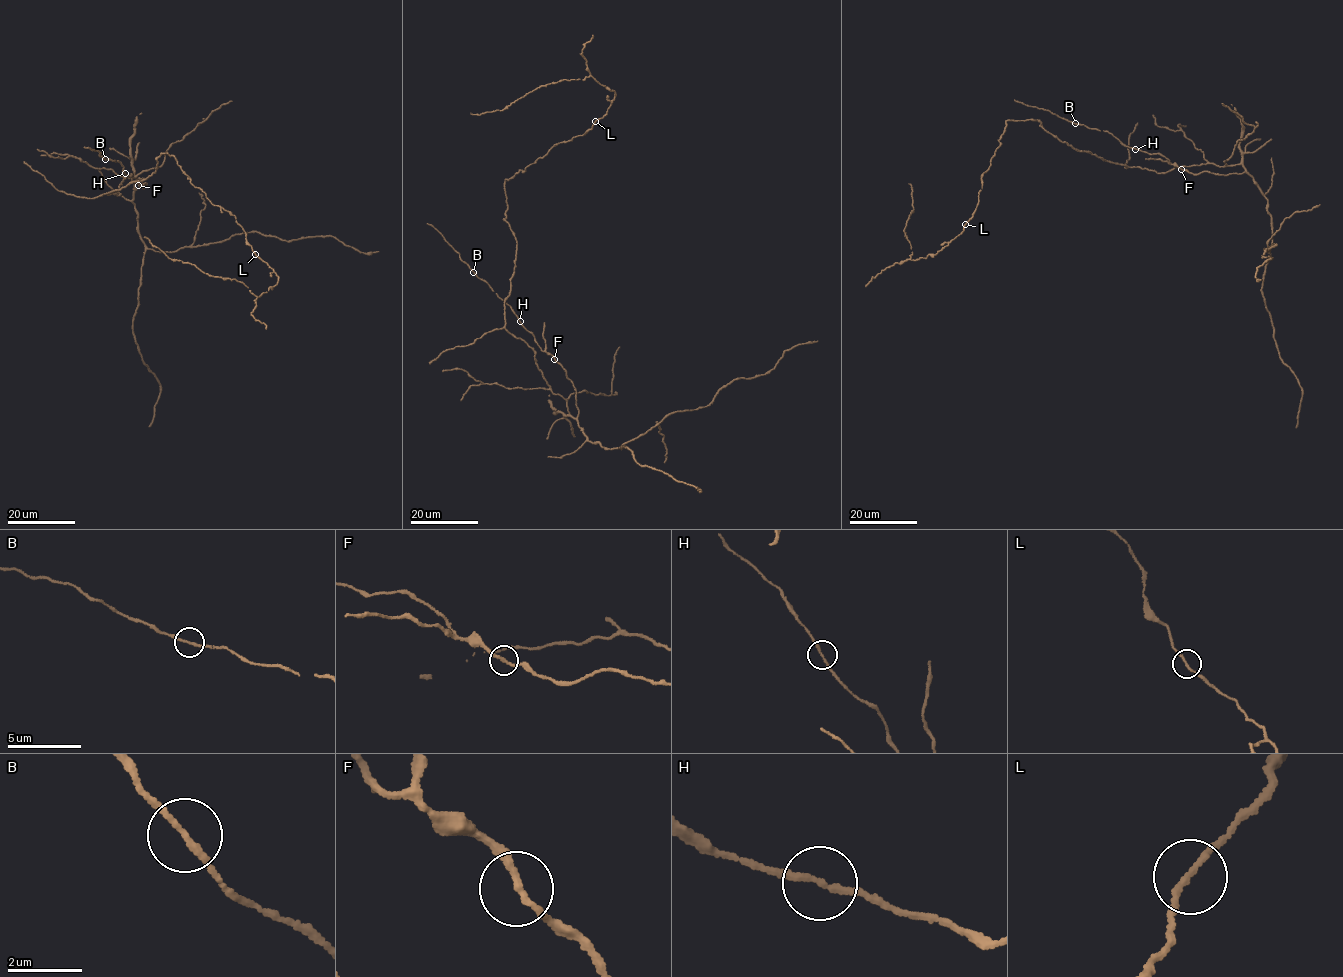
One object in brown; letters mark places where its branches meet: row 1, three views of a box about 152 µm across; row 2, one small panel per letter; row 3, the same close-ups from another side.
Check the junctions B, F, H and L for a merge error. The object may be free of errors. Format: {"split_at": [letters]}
{"split_at": []}

